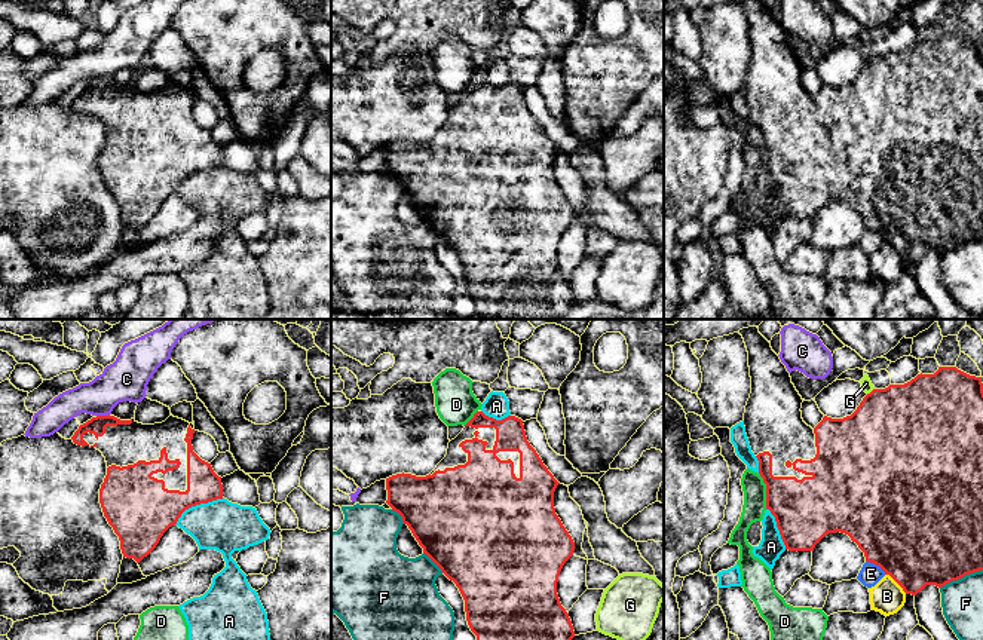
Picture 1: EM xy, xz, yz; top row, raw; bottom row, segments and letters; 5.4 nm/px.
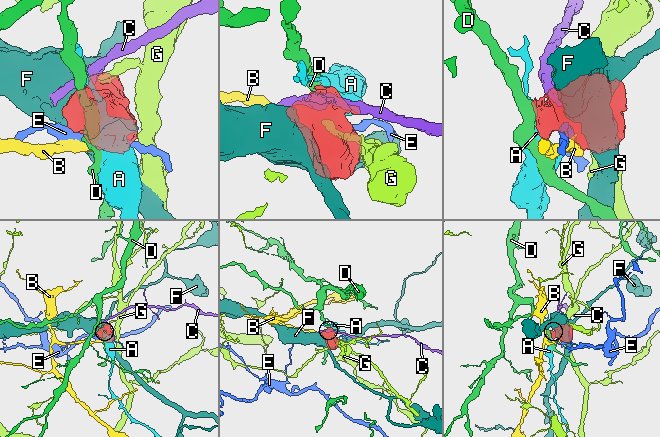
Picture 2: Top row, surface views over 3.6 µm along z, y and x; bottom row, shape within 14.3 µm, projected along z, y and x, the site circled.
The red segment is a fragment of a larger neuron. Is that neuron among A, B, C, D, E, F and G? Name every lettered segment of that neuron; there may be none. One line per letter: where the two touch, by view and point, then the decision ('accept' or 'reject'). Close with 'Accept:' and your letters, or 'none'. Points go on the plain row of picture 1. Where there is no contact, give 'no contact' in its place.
A: xy (196, 171) | reject
B: yz (896, 248) | reject
C: xy (103, 83) | reject
D: yz (766, 158) | reject
E: yz (876, 232) | reject
F: yz (961, 244) | reject
G: yz (872, 58) | reject
Accept: none

